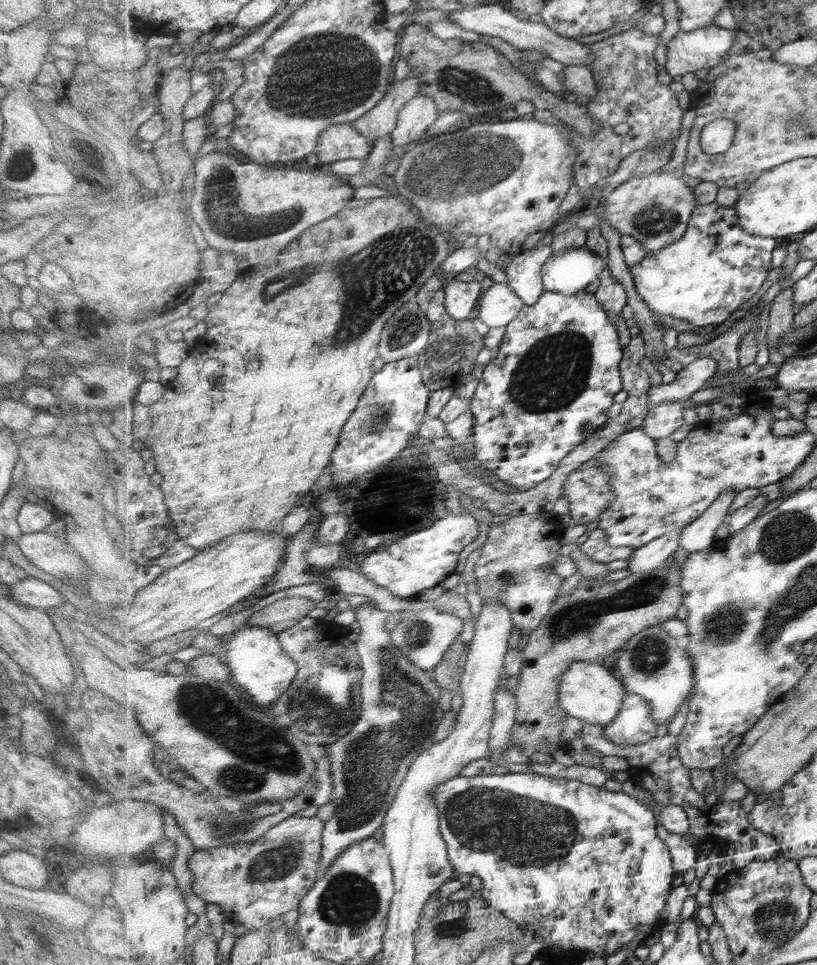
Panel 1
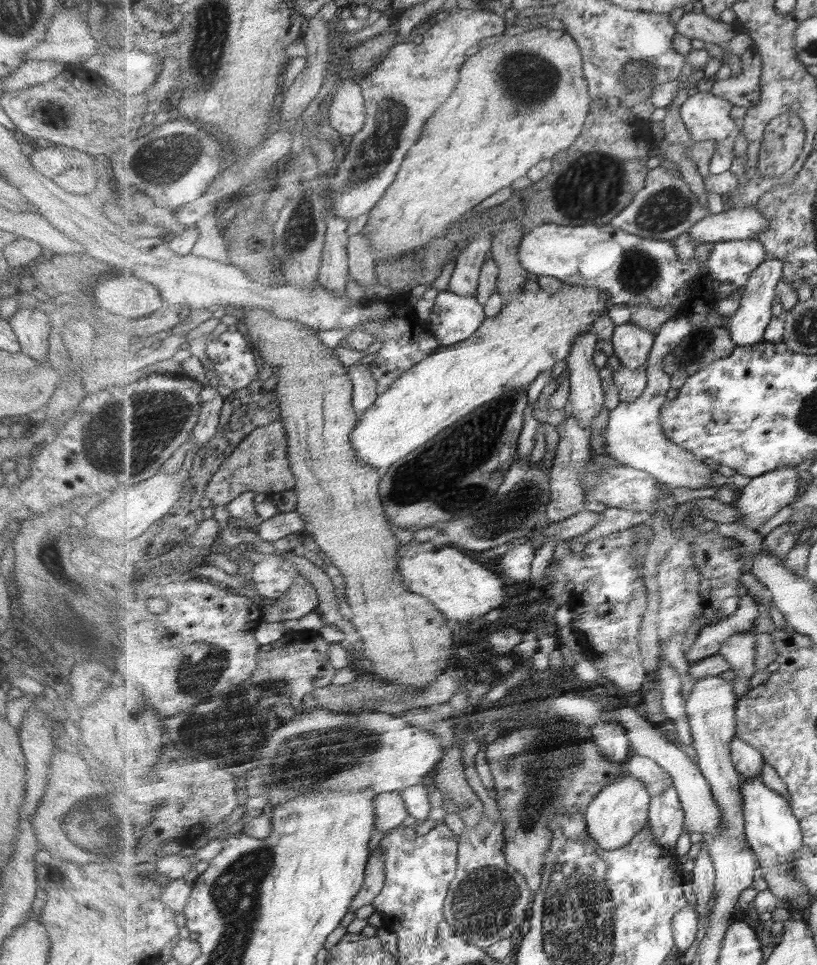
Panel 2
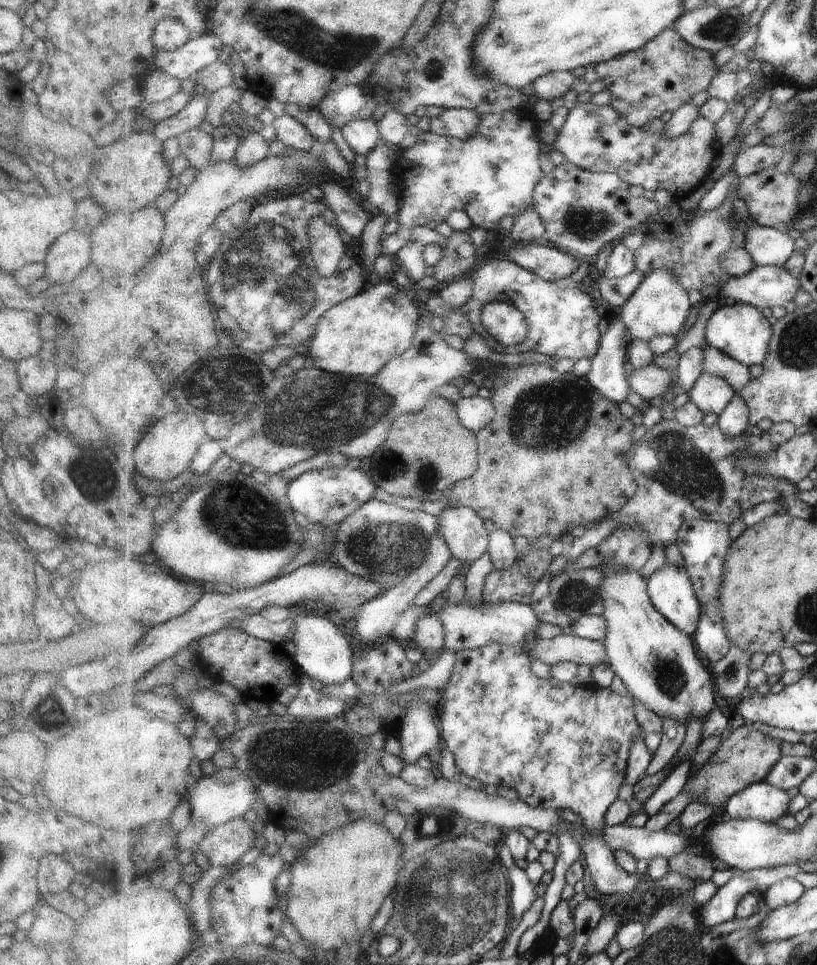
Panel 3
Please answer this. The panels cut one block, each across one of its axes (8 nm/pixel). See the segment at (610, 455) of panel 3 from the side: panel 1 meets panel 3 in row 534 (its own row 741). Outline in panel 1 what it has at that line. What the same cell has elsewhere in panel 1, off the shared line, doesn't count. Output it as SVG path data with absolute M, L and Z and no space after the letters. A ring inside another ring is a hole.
M668 563L661 568L657 568L652 570L651 572L646 572L645 574L634 574L633 576L628 576L618 581L613 581L612 583L602 583L602 581L598 581L595 579L591 579L586 582L582 582L582 585L571 594L563 594L559 596L559 599L554 601L554 604L551 607L548 616L544 618L544 621L539 628L533 631L530 635L528 635L528 643L524 647L524 667L520 672L519 682L516 686L516 691L514 694L518 700L518 711L516 714L516 723L511 732L511 747L522 747L525 754L530 757L535 754L535 752L545 752L545 754L551 754L551 750L549 750L549 745L555 746L553 749L562 750L563 752L570 752L572 749L570 747L570 743L565 743L565 741L561 741L561 732L563 732L563 720L565 720L566 711L559 705L560 704L560 696L559 696L559 687L562 684L562 675L569 670L572 662L597 662L602 663L604 658L610 659L619 648L624 648L624 646L636 635L642 633L643 630L649 628L651 626L658 626L663 624L665 621L670 621L671 619L677 618L677 612L679 612L679 606L682 605L683 602L683 591L682 591L682 567L677 567Z

